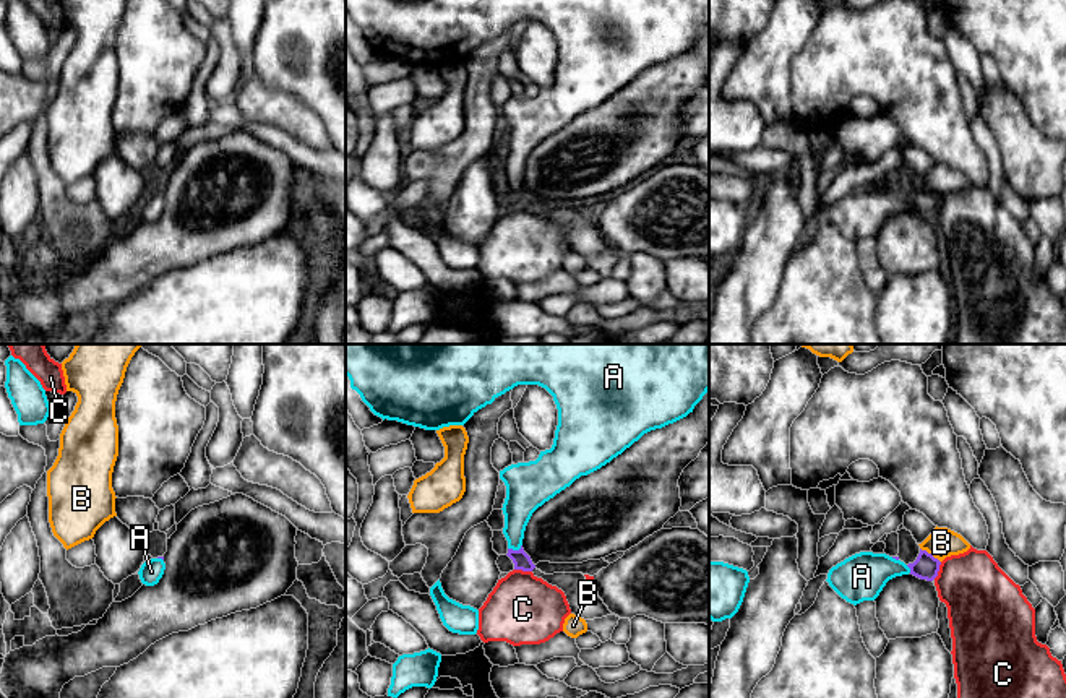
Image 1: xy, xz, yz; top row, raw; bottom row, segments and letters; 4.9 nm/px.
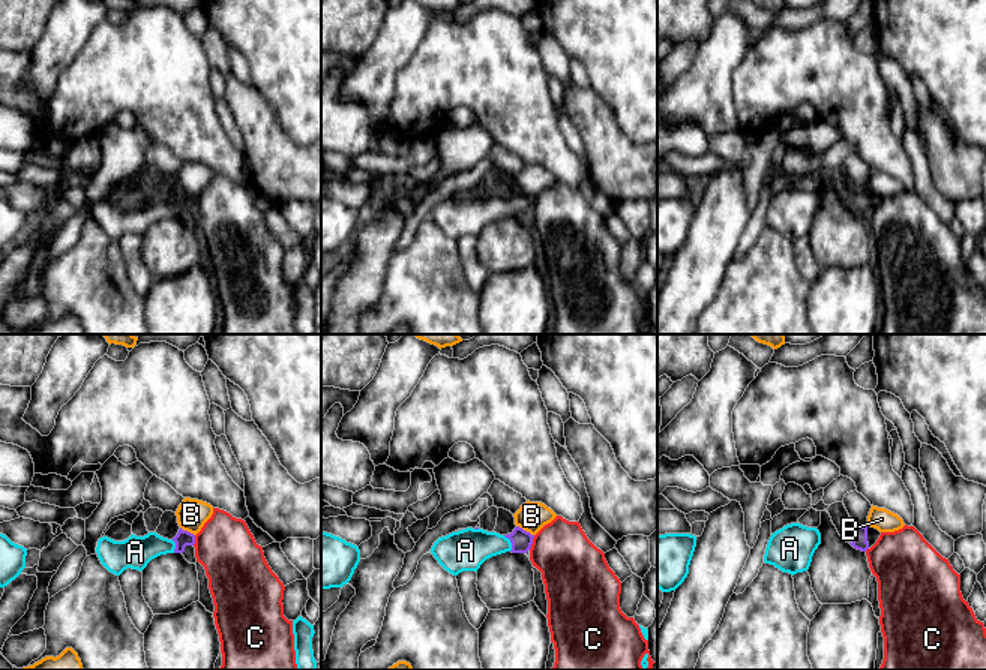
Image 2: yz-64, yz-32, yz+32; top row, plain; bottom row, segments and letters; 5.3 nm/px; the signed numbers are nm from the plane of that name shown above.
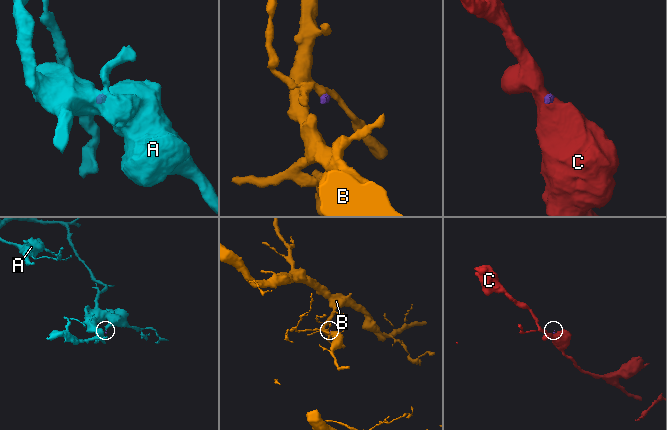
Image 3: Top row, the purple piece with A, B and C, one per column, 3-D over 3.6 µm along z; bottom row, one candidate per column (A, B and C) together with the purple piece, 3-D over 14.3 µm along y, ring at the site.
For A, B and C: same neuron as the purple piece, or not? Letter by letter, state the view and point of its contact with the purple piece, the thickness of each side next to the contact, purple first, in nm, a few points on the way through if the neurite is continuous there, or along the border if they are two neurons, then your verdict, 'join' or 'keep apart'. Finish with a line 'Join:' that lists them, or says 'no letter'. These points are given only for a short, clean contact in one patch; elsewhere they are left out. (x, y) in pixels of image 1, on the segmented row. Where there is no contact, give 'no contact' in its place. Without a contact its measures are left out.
A: xz (515, 551) | 90/160 nm | across xz (521, 560), (515, 551), (515, 521), (521, 502) | join
B: yz (930, 554) | 120/150 nm | along yz (920, 547), (940, 562) | keep apart
C: xz (523, 570) | 90/360 nm | along xz (515, 568), (531, 572) | keep apart
Join: A

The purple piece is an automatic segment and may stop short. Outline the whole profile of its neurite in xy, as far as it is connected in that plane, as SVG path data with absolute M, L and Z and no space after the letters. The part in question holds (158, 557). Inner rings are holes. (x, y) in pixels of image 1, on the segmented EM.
M157 557L144 562L138 575L143 584L154 586L162 578L164 570L165 570L164 557Z

